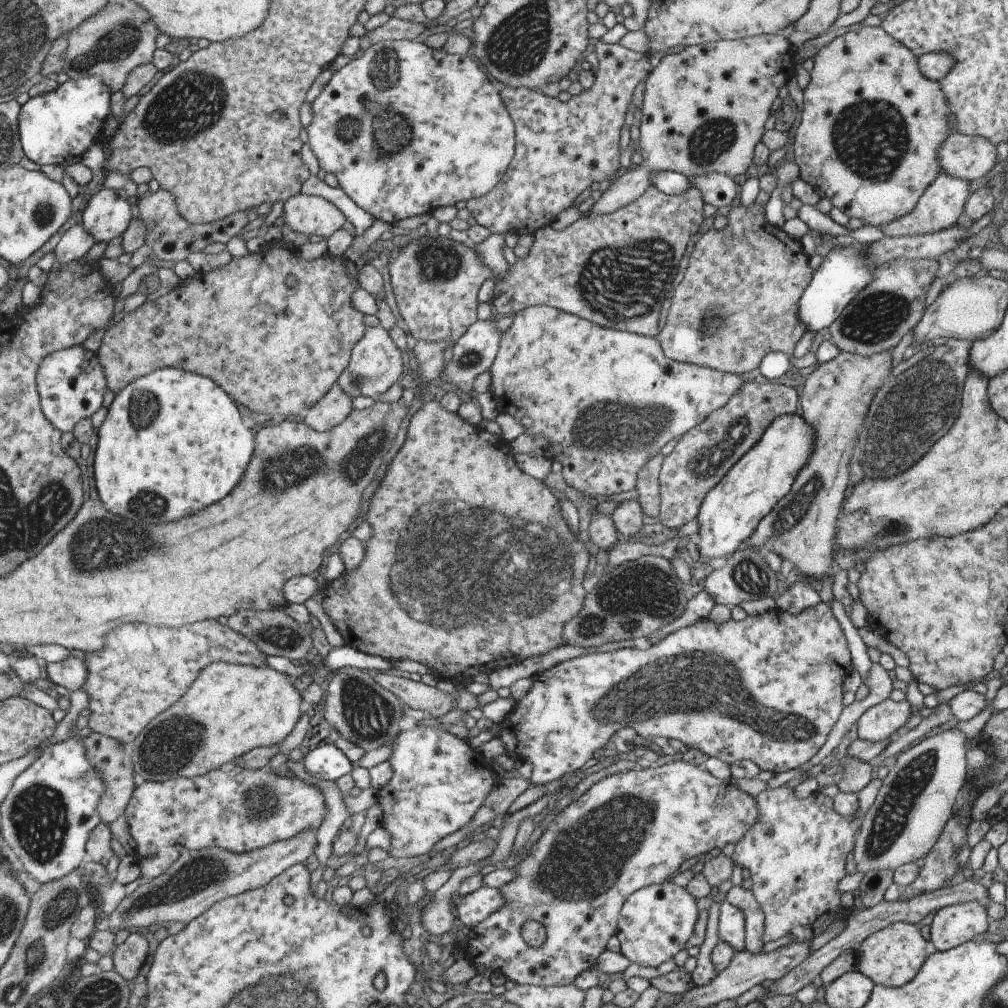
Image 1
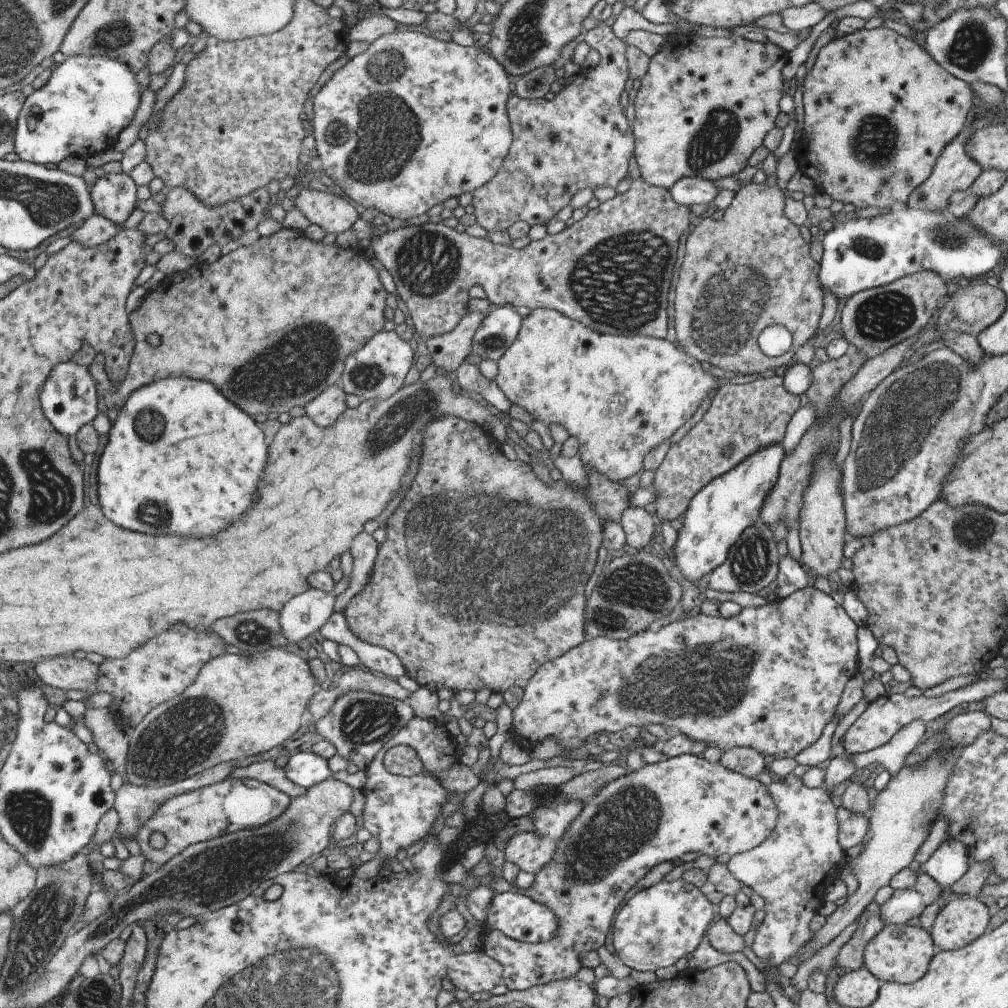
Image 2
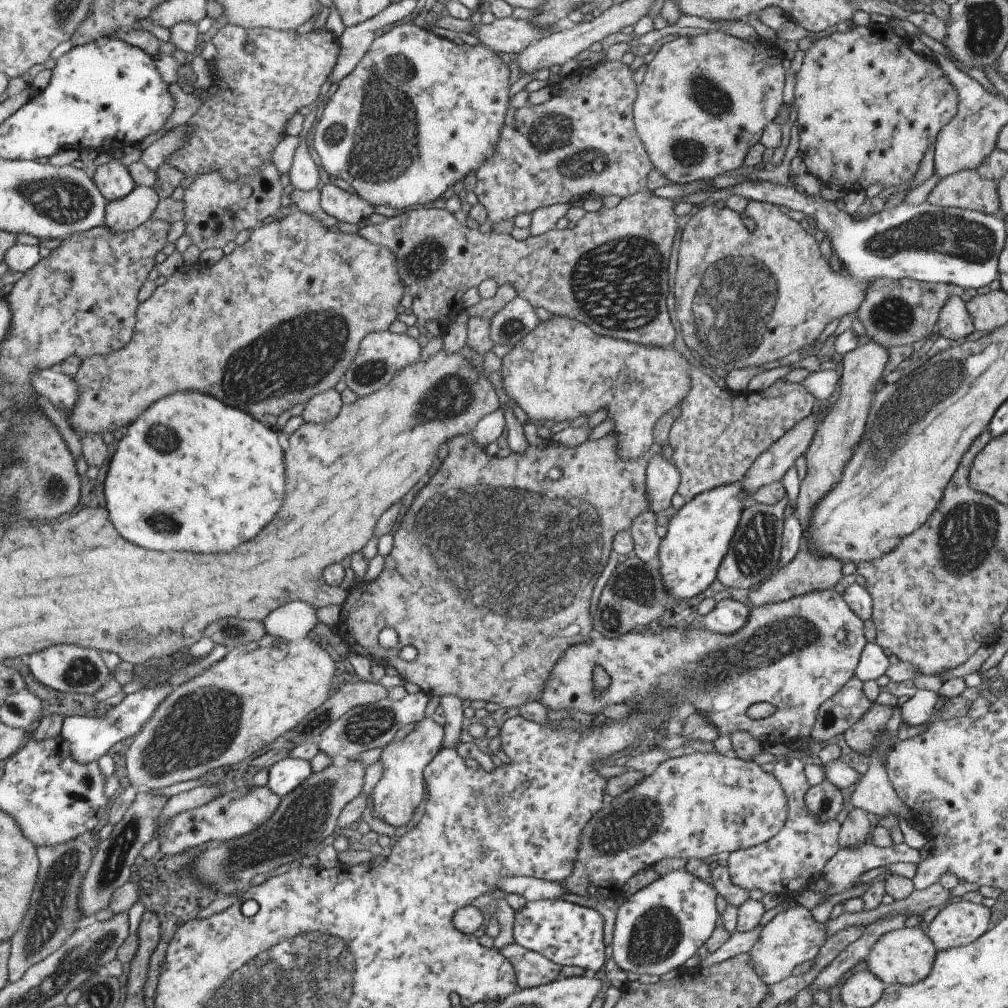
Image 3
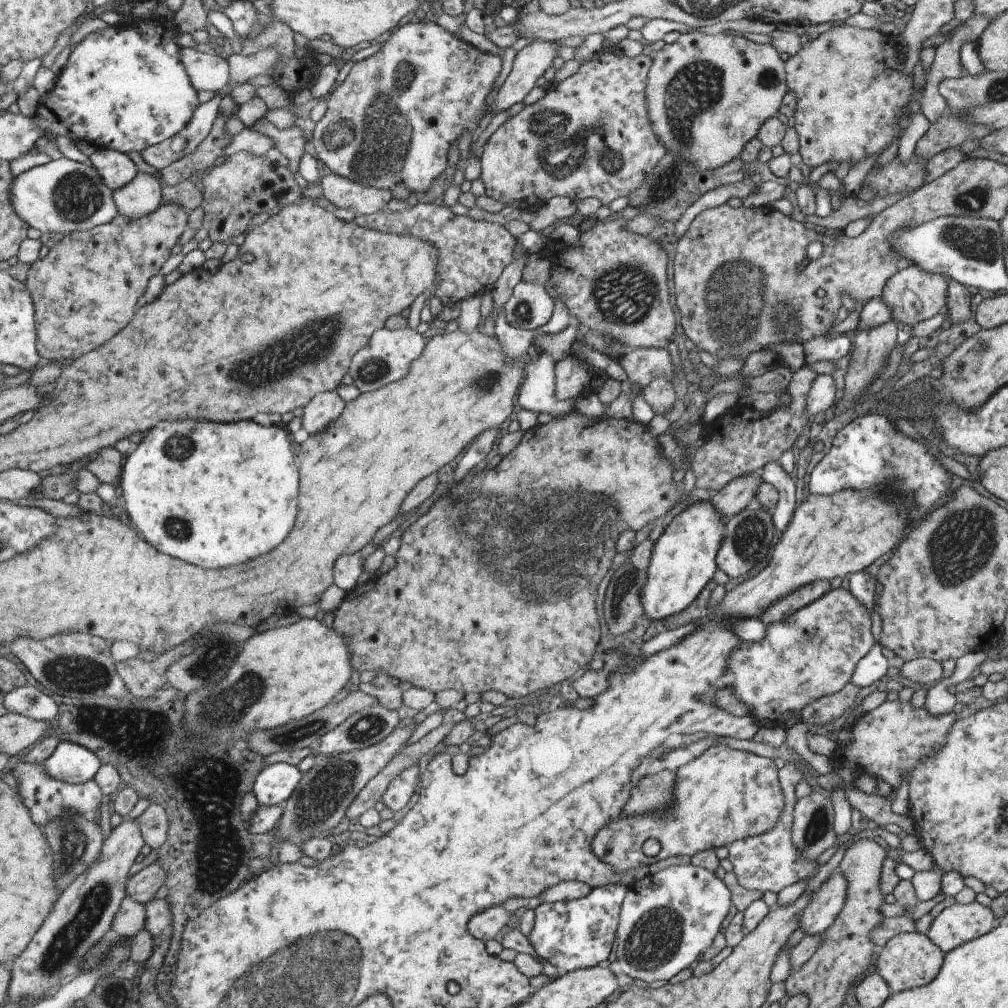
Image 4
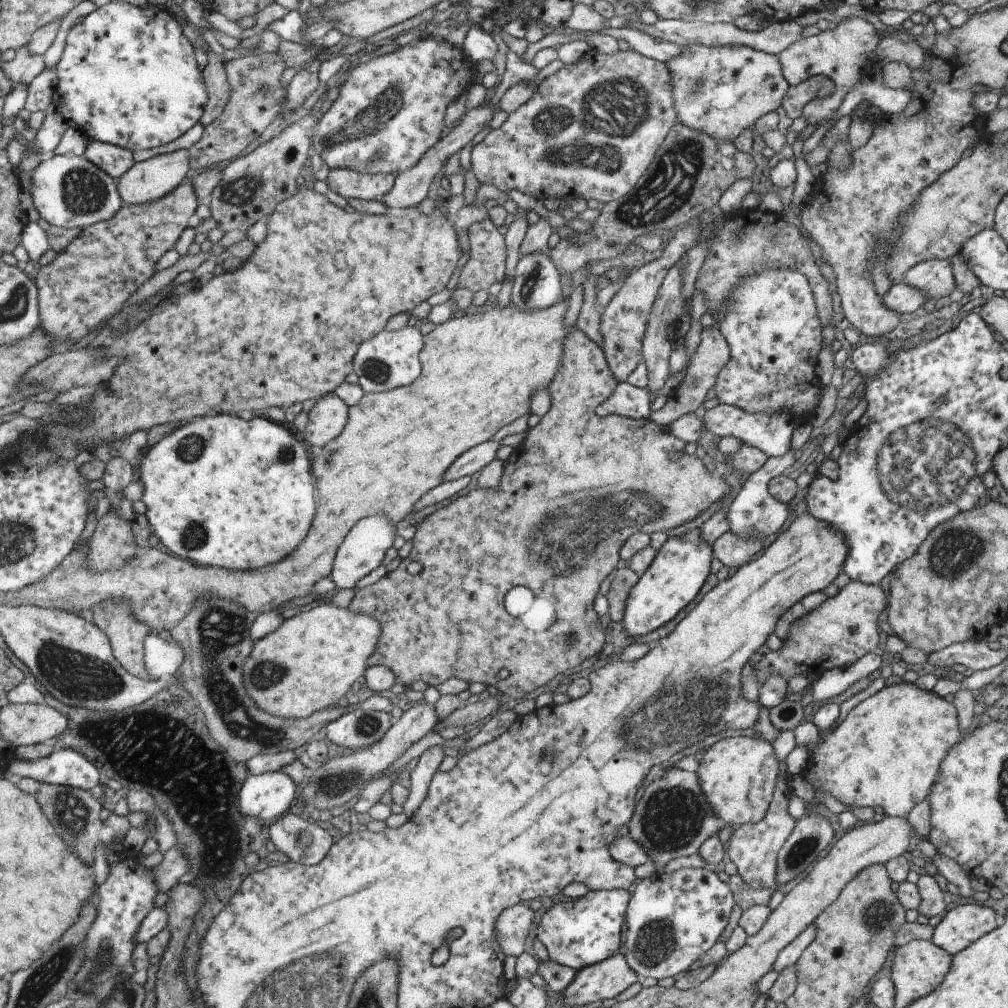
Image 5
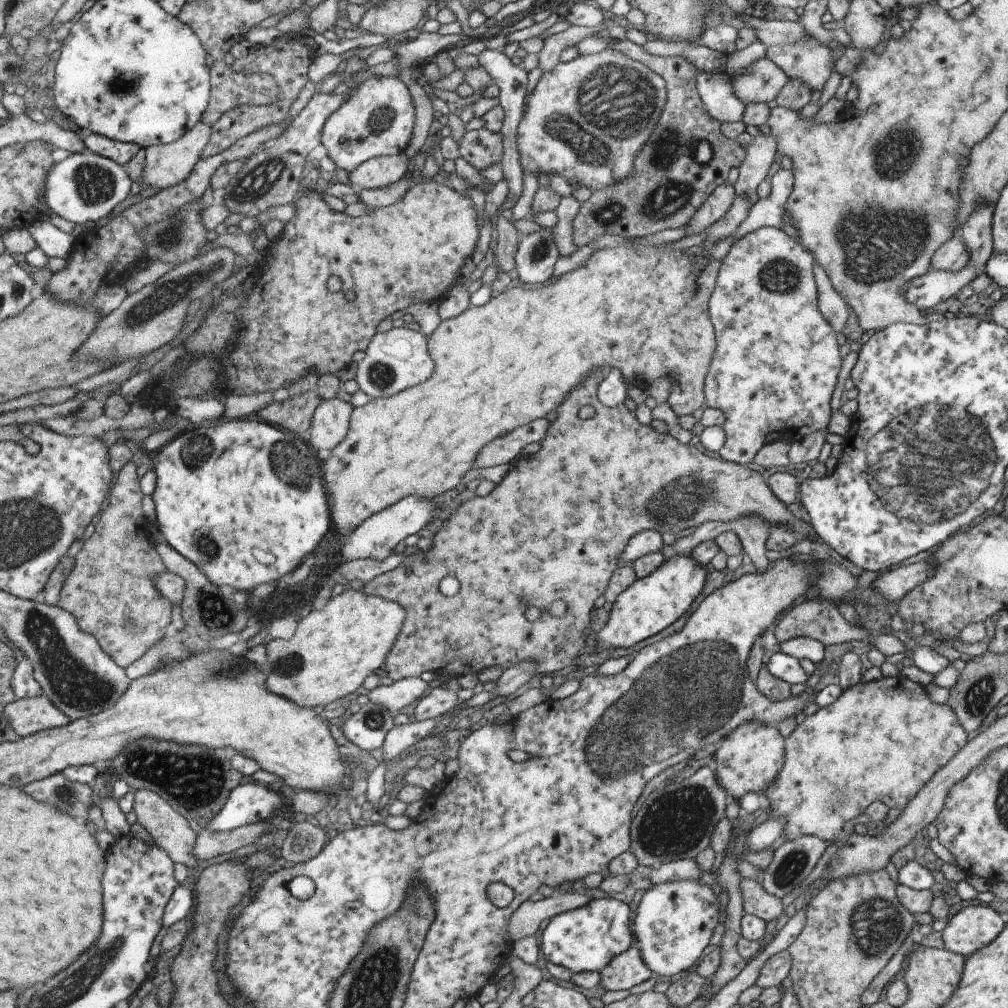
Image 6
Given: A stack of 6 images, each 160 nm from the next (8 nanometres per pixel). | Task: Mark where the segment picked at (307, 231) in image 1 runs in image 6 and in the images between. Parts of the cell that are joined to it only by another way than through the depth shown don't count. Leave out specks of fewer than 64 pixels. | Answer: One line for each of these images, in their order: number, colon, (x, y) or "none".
2: (331, 213)
3: (343, 207)
4: (362, 199)
5: (350, 184)
6: (376, 173)

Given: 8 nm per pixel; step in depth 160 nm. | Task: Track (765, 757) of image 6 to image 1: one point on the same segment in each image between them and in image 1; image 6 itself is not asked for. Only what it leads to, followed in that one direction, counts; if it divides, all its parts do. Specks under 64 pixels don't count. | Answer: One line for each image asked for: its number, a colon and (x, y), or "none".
1: (631, 829)
2: (684, 803)
3: (698, 804)
4: (723, 795)
5: (737, 775)

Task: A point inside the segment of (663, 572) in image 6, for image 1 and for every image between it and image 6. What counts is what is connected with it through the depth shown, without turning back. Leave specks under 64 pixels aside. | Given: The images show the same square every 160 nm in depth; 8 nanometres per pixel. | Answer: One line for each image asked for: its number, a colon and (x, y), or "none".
1: (728, 514)
2: (714, 518)
3: (697, 537)
4: (682, 560)
5: (681, 564)

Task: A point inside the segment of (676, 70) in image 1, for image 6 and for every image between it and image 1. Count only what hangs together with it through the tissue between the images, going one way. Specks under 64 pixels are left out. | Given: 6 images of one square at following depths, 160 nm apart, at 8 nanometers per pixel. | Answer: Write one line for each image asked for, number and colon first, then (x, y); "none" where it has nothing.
2: (704, 104)
3: (704, 100)
4: (706, 95)
5: (718, 90)
6: (760, 82)

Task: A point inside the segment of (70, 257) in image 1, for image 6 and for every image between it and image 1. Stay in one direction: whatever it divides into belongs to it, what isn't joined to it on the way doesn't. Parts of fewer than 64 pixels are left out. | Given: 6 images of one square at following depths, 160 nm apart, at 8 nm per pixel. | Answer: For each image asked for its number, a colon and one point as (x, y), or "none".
2: (96, 230)
3: (127, 214)
4: (144, 195)
5: (148, 181)
6: (168, 164)

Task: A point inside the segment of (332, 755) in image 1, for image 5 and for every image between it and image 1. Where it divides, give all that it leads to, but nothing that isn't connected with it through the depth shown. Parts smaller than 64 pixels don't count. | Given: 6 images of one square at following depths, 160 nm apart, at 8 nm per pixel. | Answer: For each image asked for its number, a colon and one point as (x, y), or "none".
2: (305, 768)
3: (283, 776)
4: (274, 783)
5: (266, 796)

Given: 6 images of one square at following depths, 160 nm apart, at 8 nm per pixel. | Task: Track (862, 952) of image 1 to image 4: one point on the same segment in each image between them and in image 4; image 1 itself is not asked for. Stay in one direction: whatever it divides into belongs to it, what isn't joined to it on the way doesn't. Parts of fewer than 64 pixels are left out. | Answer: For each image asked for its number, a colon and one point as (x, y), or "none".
2: (901, 953)
3: (904, 956)
4: (907, 960)

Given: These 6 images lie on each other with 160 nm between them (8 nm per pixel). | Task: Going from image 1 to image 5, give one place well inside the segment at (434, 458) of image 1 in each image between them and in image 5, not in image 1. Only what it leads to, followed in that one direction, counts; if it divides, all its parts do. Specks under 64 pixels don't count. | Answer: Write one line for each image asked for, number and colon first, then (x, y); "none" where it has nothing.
2: (479, 581)
3: (510, 557)
4: (538, 531)
5: (578, 485)

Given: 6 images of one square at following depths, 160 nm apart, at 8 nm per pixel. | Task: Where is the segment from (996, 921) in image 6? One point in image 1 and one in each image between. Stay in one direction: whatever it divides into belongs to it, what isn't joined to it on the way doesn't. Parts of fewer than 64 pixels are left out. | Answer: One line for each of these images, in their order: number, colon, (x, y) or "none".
1: (954, 924)
2: (962, 920)
3: (959, 923)
4: (954, 925)
5: (959, 927)

